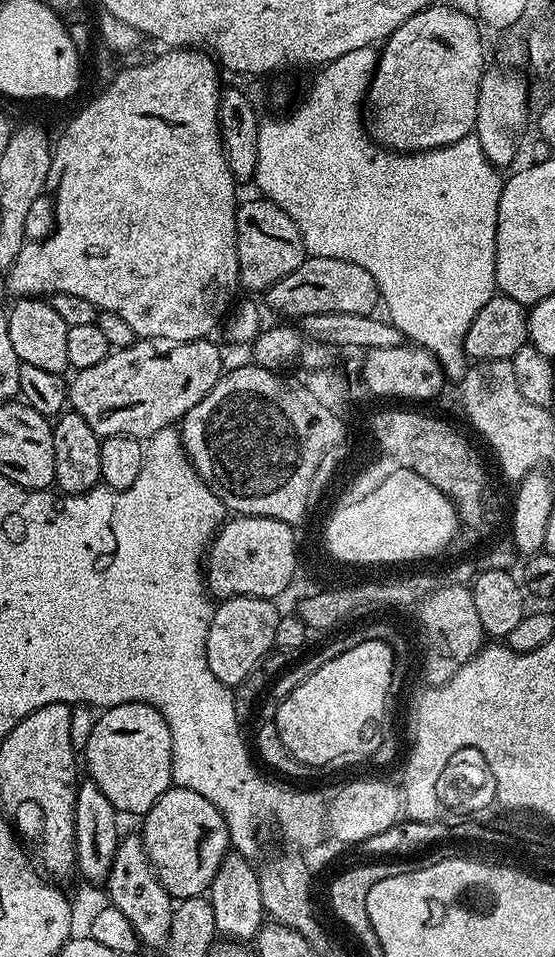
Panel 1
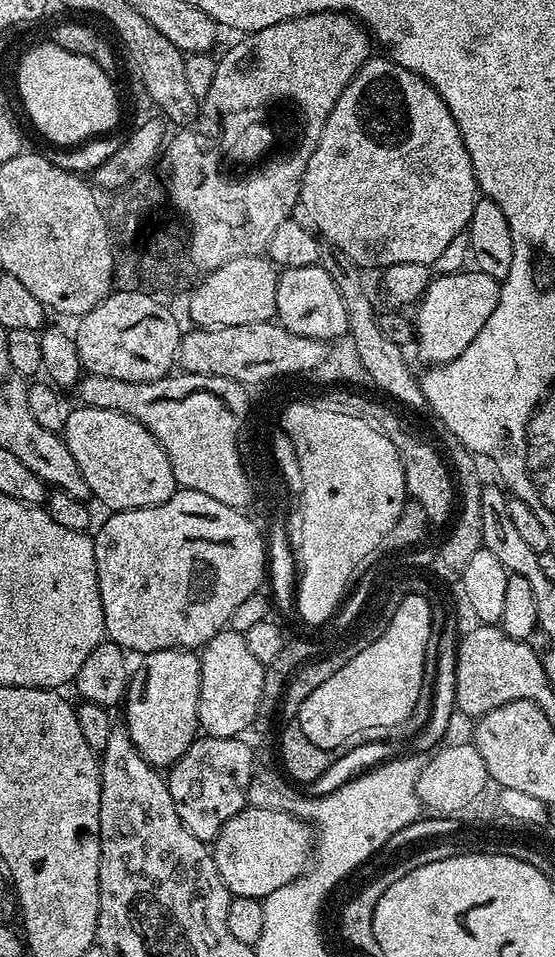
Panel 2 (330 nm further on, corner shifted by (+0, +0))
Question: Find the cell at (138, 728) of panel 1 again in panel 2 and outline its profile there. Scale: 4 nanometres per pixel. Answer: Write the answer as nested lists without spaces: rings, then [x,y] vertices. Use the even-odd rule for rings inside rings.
[[[171,648],[149,652],[141,660],[140,669],[136,668],[128,681],[122,720],[142,758],[157,770],[167,770],[198,736],[200,657],[192,650]]]

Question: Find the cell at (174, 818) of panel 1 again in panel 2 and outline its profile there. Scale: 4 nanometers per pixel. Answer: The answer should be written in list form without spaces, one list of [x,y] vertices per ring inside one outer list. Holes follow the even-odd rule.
[[[243,808],[211,841],[214,866],[233,896],[263,898],[309,871],[314,856],[314,832],[303,820],[273,808]]]

